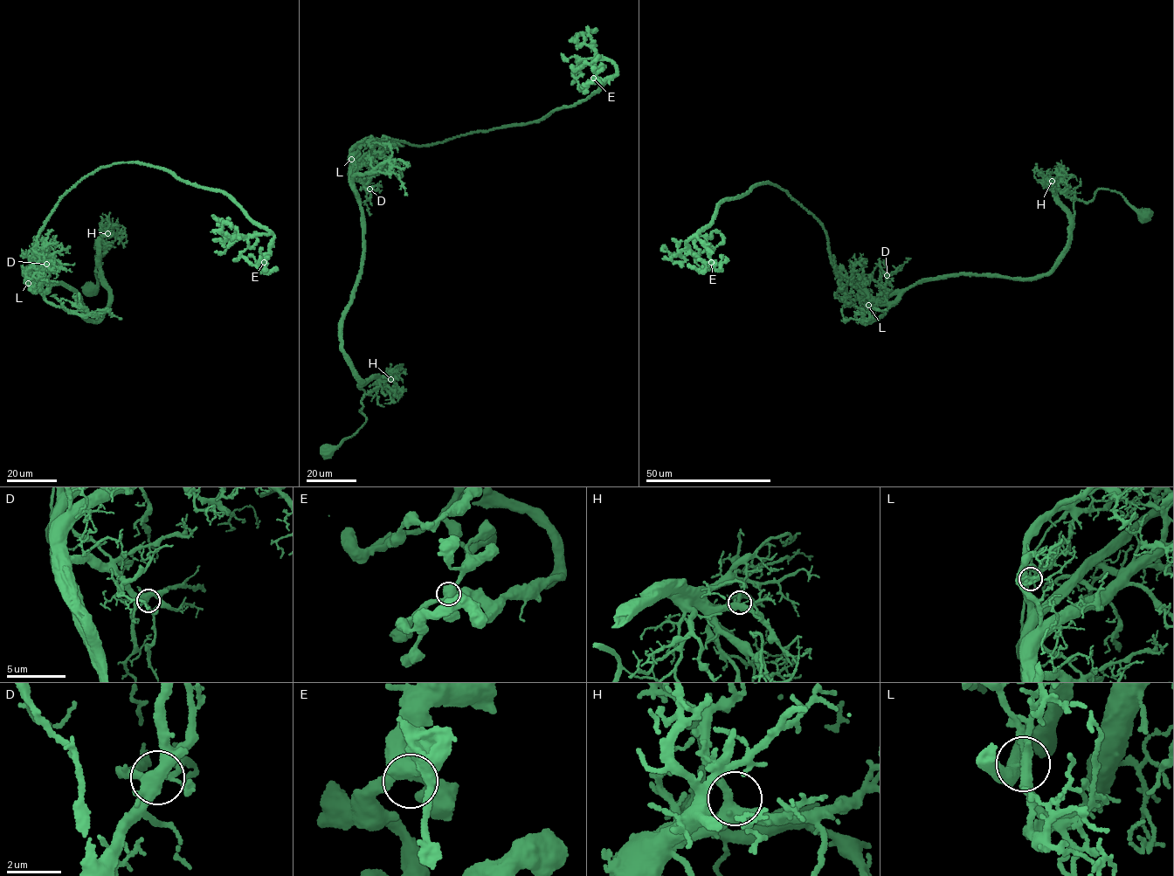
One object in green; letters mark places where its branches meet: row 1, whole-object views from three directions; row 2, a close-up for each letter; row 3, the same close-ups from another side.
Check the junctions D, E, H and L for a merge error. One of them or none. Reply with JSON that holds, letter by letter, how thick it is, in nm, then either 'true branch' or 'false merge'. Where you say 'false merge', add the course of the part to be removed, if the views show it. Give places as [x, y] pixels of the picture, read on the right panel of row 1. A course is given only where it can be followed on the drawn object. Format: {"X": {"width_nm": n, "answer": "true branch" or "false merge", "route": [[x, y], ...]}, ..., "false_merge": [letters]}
{"D": {"width_nm": 400, "answer": "true branch"}, "E": {"width_nm": 420, "answer": "true branch"}, "H": {"width_nm": 320, "answer": "true branch"}, "L": {"width_nm": 340, "answer": "false merge", "route": [[868, 306], [865, 300], [848, 300], [838, 287]]}, "false_merge": ["L"]}

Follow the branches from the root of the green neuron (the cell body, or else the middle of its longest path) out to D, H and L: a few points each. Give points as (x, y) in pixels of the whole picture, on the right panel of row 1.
D: (1144, 215), (1106, 189), (1076, 200), (1068, 244), (1039, 276), (920, 281), (889, 302), (887, 275)
H: (1144, 215), (1116, 192), (1097, 189), (1092, 199), (1086, 203), (1076, 198), (1074, 191), (1062, 193), (1052, 181)
L: (1144, 215), (1118, 193), (1097, 189), (1089, 202), (1073, 203), (1068, 244), (1048, 273), (920, 281), (868, 306)

